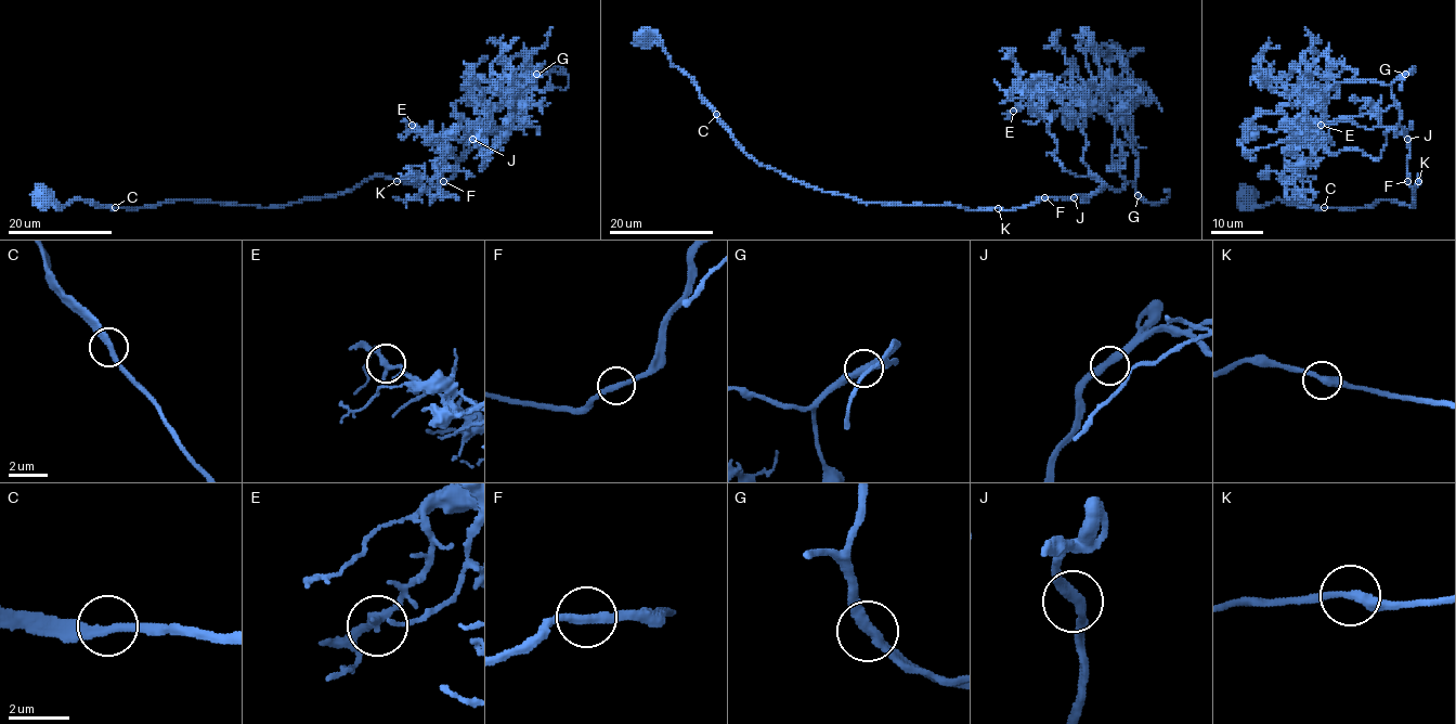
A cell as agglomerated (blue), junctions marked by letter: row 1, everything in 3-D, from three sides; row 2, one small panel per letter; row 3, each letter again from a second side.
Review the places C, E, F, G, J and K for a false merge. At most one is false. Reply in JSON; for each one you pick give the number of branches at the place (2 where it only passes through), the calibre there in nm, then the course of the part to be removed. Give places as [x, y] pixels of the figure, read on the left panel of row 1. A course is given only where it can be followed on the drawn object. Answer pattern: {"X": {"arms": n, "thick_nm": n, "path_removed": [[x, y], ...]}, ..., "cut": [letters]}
{"cut": []}

